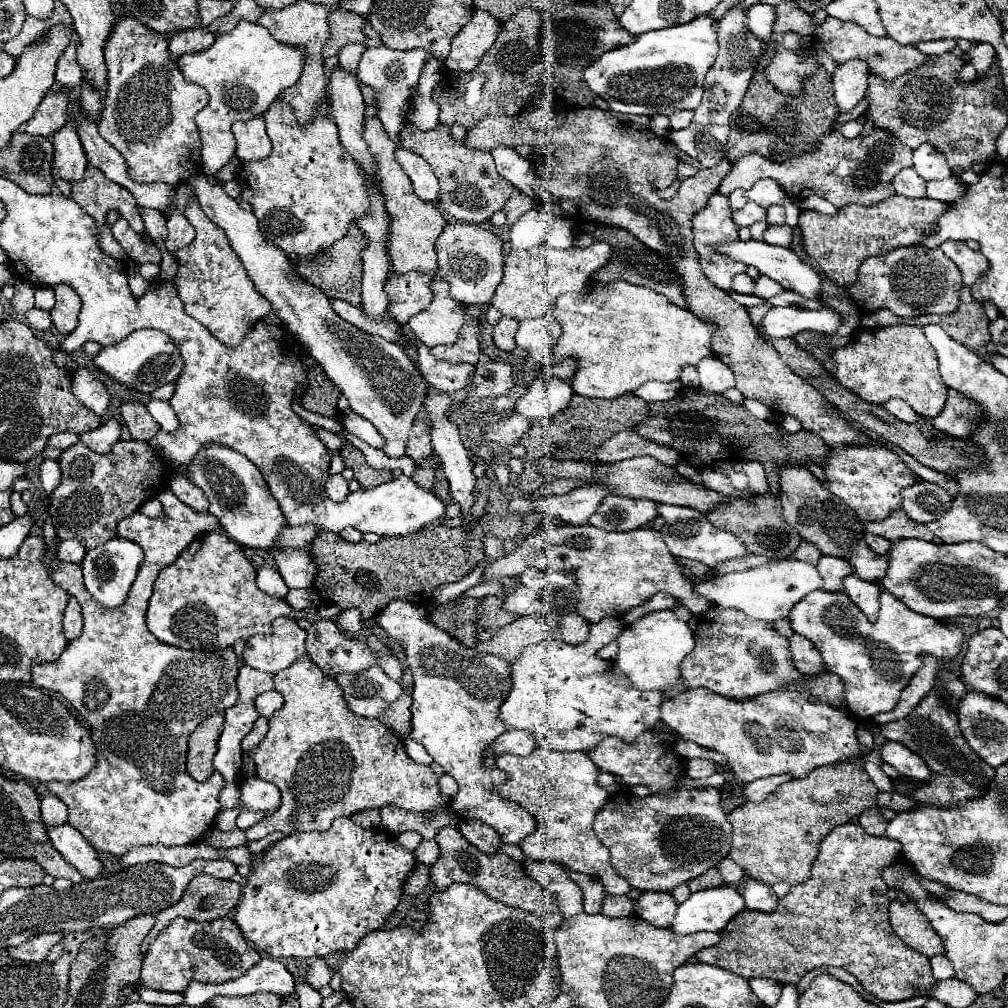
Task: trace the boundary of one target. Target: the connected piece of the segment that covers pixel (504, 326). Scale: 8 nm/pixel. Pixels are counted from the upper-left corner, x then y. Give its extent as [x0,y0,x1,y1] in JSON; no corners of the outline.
[493,318,517,352]

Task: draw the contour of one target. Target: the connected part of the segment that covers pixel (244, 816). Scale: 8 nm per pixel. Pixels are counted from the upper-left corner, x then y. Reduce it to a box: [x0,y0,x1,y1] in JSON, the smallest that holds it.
[237,808,265,830]

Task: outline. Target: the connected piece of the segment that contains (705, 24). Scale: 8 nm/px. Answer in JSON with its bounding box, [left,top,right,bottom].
[585,14,719,116]

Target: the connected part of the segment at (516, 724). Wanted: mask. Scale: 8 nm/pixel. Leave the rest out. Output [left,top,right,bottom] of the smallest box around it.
[501,618,663,752]

